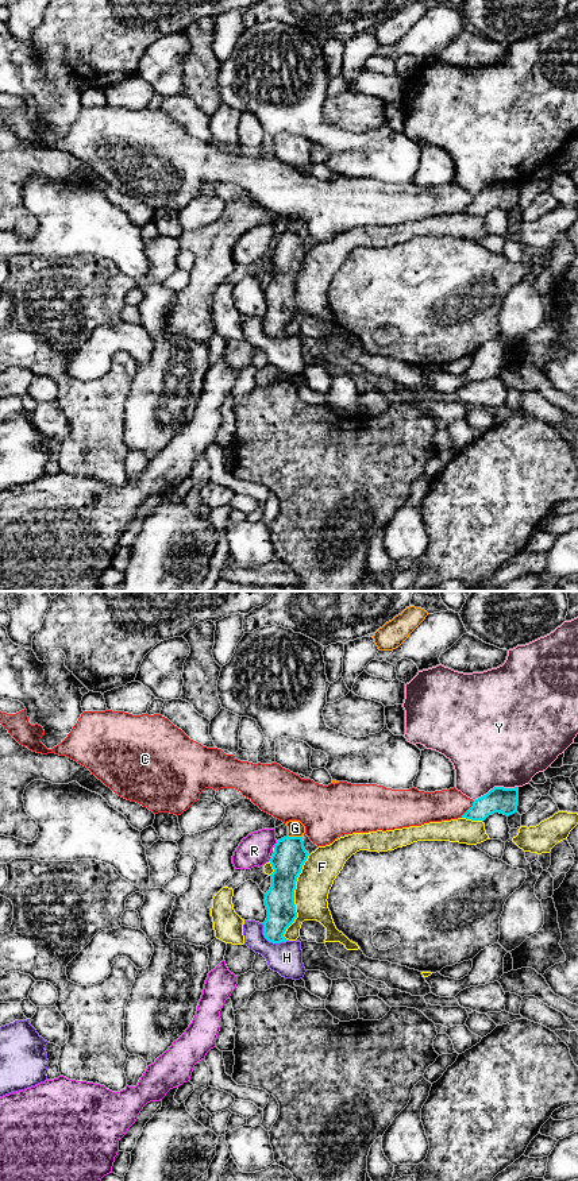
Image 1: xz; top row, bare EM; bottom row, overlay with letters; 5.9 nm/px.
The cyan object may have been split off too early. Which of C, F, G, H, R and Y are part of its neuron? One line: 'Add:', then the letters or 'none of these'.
Add: G

